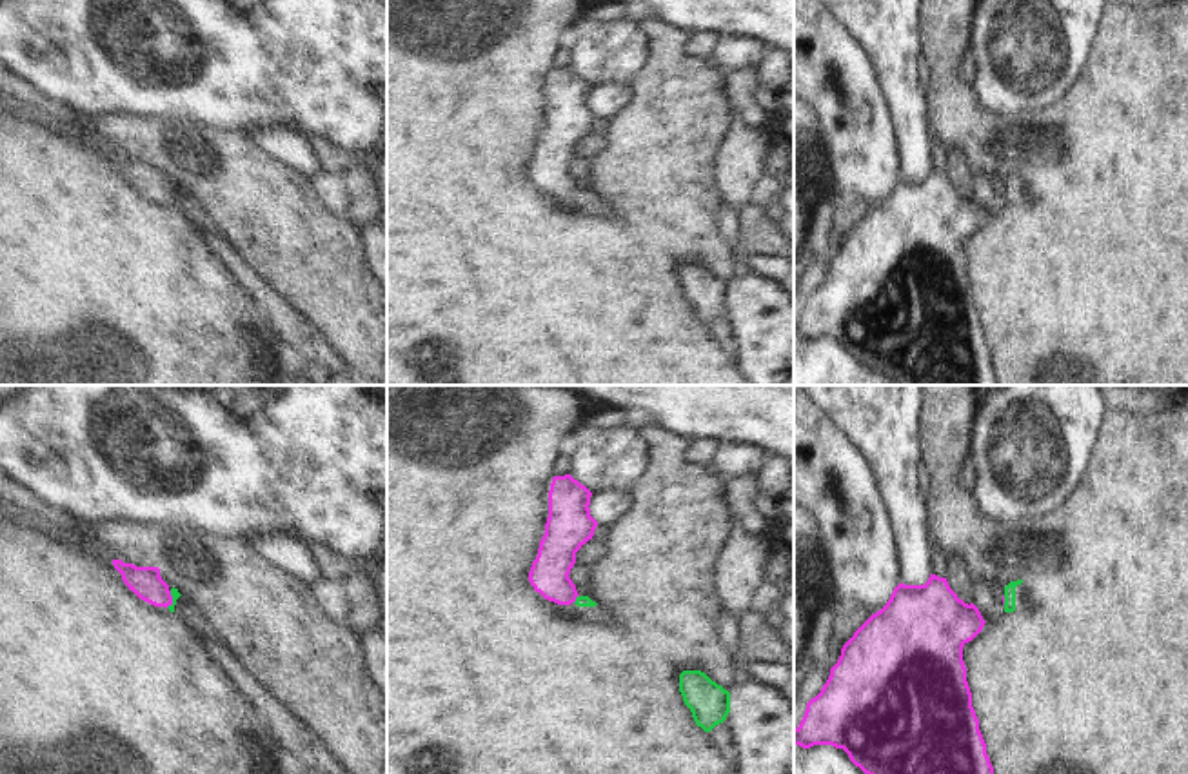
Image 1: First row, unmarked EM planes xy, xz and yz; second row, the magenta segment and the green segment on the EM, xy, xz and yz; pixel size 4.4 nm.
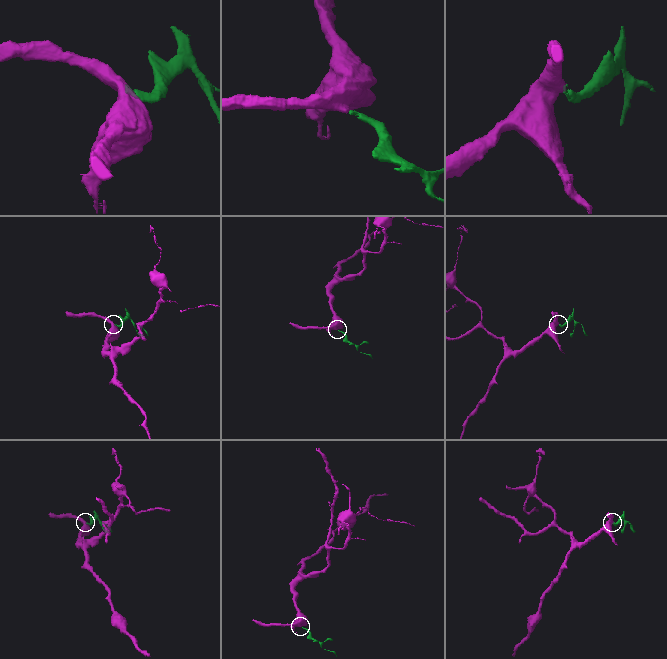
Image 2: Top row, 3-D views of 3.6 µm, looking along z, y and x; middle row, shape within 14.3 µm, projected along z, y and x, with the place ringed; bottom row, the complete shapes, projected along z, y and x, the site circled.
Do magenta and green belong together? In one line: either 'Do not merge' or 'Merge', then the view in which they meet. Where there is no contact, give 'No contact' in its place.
Merge. Touches magenta in xy

